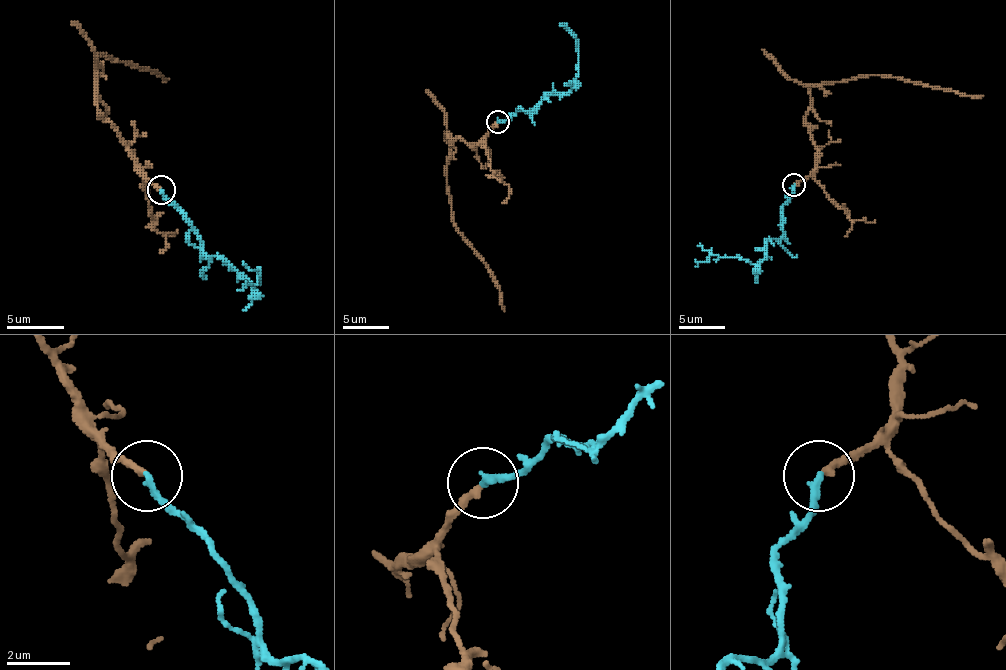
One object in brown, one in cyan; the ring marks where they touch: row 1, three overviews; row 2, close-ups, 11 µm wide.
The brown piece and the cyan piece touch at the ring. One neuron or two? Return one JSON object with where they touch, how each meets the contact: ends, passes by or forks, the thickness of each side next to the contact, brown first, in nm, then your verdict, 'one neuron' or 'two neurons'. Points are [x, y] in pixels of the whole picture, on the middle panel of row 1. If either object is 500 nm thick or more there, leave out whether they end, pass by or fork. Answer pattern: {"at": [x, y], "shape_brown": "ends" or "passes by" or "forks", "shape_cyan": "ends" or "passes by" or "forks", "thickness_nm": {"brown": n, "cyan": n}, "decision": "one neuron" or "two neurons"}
{"at": [498, 122], "shape_brown": "ends", "shape_cyan": "ends", "thickness_nm": {"brown": 220, "cyan": 220}, "decision": "one neuron"}

